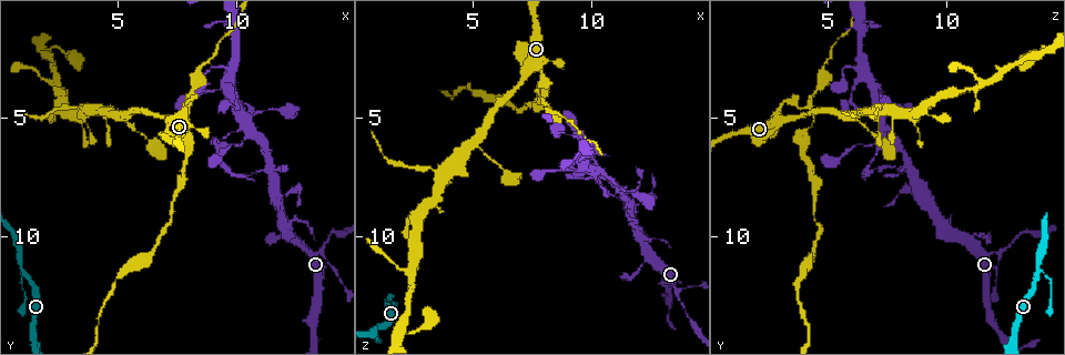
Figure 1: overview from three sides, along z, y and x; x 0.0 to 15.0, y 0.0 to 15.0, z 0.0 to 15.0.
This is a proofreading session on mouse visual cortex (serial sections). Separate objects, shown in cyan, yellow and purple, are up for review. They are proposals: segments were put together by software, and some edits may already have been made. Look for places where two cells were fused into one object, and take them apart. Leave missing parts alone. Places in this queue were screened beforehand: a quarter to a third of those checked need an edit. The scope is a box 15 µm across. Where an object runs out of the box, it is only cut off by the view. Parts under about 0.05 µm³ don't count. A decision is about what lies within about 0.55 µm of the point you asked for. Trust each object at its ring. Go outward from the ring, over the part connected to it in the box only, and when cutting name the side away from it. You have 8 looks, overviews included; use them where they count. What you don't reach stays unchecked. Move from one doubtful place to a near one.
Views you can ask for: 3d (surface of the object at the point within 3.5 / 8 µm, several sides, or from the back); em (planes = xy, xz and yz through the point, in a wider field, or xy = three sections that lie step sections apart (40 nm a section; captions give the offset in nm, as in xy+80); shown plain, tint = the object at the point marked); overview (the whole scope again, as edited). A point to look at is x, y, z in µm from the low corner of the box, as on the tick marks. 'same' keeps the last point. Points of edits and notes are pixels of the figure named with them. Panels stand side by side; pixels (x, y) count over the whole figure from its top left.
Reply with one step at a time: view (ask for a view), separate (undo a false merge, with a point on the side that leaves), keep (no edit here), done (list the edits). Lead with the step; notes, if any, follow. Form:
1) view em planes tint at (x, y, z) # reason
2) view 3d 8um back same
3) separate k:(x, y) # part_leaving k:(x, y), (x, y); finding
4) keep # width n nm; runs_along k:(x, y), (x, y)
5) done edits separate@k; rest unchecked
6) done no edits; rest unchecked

view 3d 3.5um at (10.6, 5.7, 7.5) # branch point

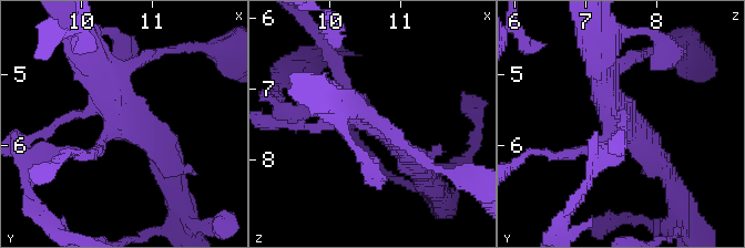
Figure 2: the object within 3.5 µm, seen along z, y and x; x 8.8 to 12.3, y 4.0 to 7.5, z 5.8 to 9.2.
view em xy step 3 tint at (10.55, 5.65, 7.50)

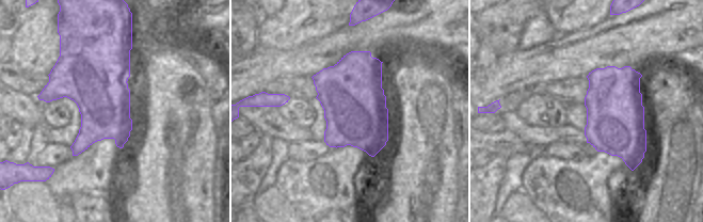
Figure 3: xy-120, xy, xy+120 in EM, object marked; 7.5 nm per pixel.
keep # all the same cell

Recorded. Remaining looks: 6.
view em xy step 3 tint at (7.8, 4.4, 4.1) # three arms meet

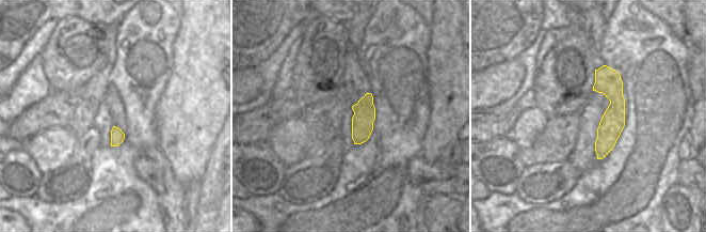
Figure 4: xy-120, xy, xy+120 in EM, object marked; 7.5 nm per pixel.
view 3d 3.5um same

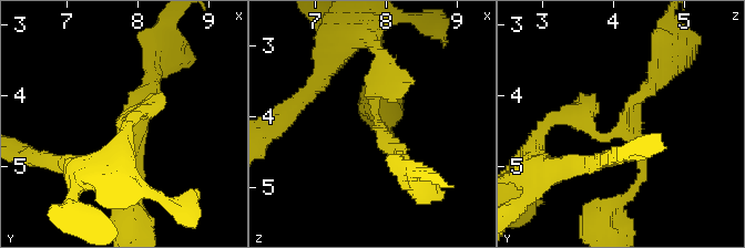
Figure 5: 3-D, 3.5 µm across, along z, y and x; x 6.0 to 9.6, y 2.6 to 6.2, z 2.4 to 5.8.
separate 5:(633, 115) # a second cell is stuck on

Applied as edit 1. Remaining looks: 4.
view overview

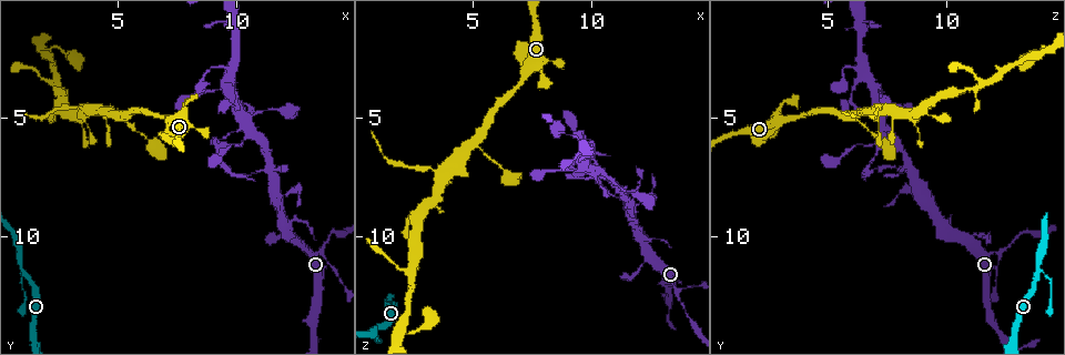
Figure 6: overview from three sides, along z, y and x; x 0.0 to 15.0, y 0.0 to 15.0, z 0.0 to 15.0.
view 3d 3.5um at (3.5, 4.6, 7.2) # thin arm on a thick one

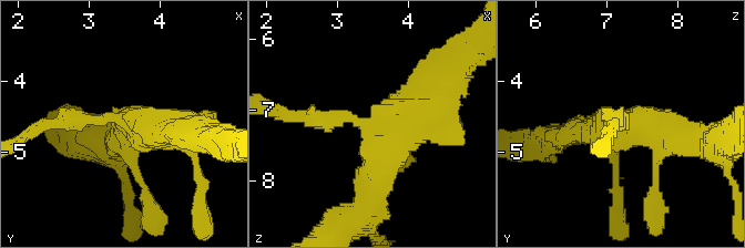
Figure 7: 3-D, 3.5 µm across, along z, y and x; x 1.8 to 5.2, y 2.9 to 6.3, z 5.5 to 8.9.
view em xy step 1 tint at (3.50, 4.55, 7.25)

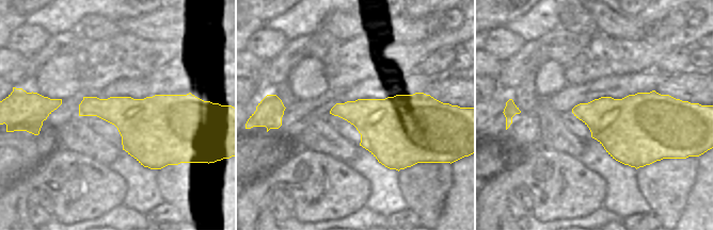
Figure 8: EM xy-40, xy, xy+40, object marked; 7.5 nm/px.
view em xy step 2 tint same # another direction

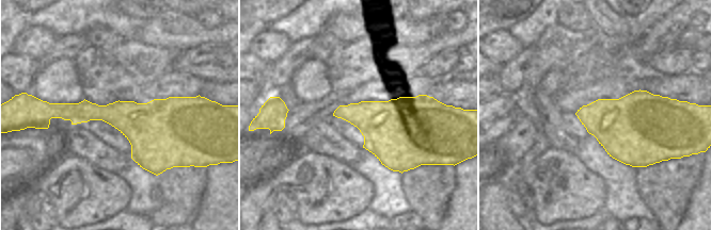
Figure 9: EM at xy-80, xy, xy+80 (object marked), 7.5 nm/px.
keep # runs_along 7:(439, 82), (395, 127), (367, 204); continuous, no second cell

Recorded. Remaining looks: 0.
done edits separate@5; rest unchecked

